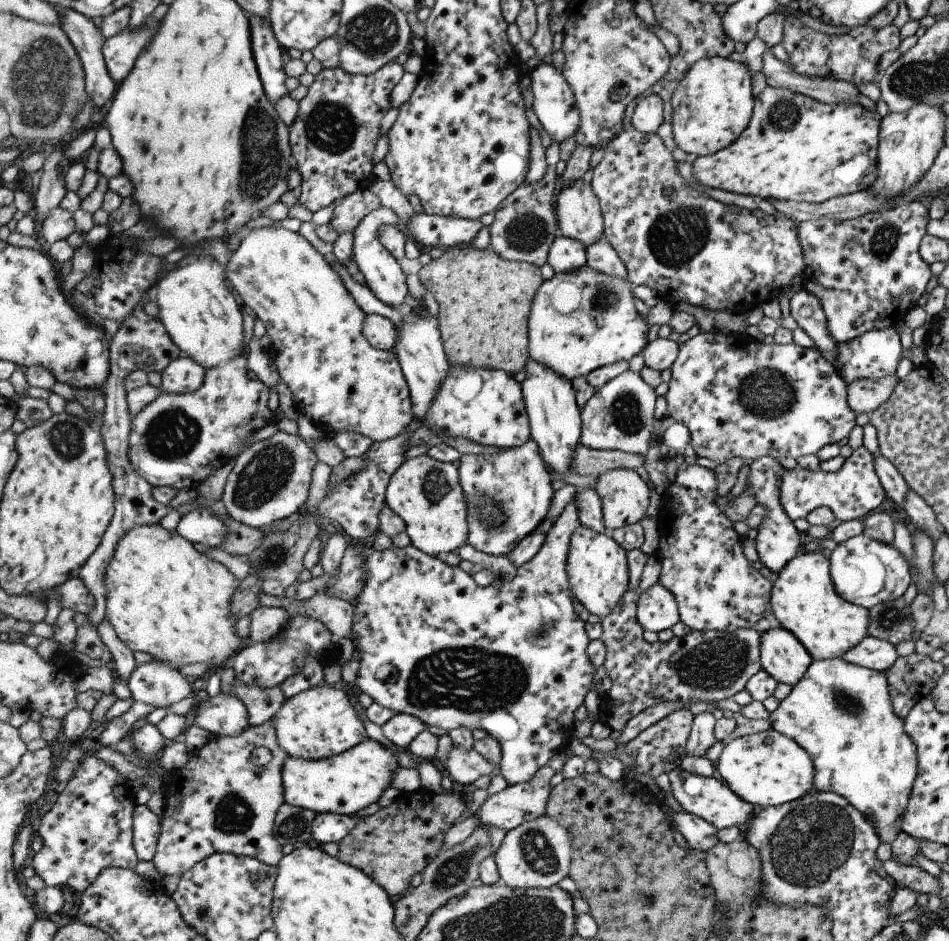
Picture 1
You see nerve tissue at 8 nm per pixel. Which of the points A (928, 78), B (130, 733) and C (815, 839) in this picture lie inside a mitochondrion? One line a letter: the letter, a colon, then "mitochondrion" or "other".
A: mitochondrion
B: other
C: mitochondrion

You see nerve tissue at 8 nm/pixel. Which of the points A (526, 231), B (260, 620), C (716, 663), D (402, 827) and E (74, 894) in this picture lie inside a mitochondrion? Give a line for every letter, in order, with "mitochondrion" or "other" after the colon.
A: mitochondrion
B: other
C: mitochondrion
D: other
E: other

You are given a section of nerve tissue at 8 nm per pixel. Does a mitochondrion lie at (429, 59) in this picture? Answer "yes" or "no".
no

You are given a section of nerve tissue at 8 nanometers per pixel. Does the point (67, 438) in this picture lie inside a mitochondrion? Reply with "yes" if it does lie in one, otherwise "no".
yes

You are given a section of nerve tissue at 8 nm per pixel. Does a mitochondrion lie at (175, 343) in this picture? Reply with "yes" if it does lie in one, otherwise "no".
no

